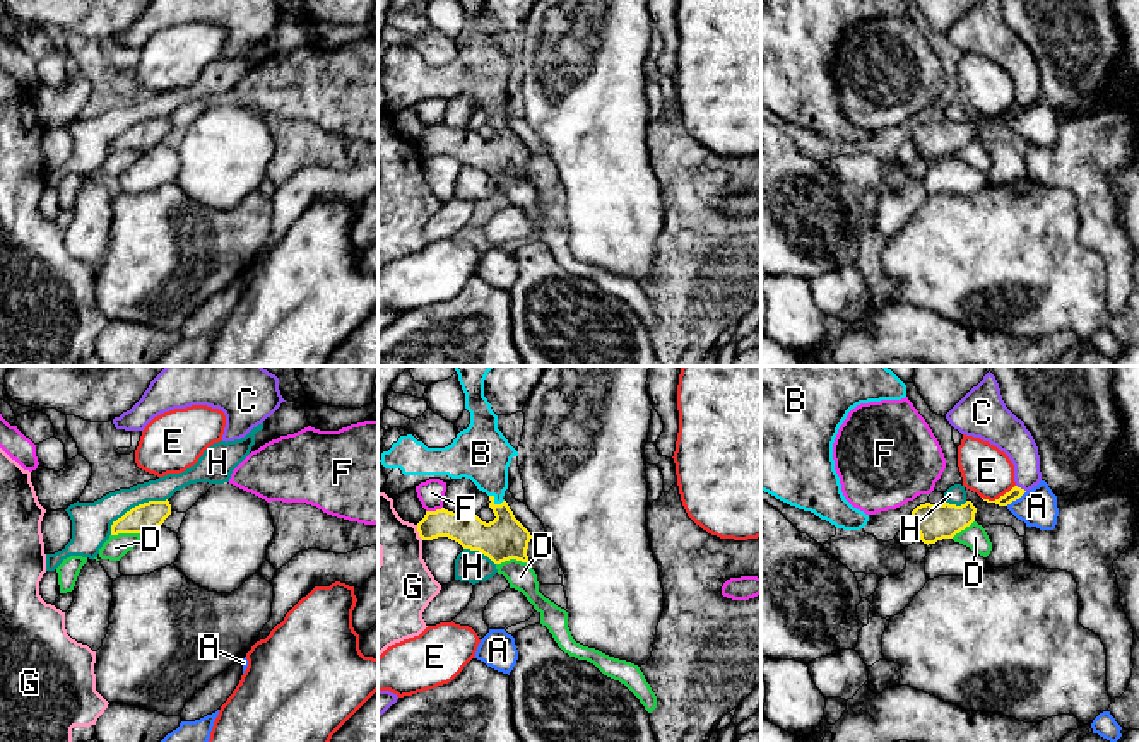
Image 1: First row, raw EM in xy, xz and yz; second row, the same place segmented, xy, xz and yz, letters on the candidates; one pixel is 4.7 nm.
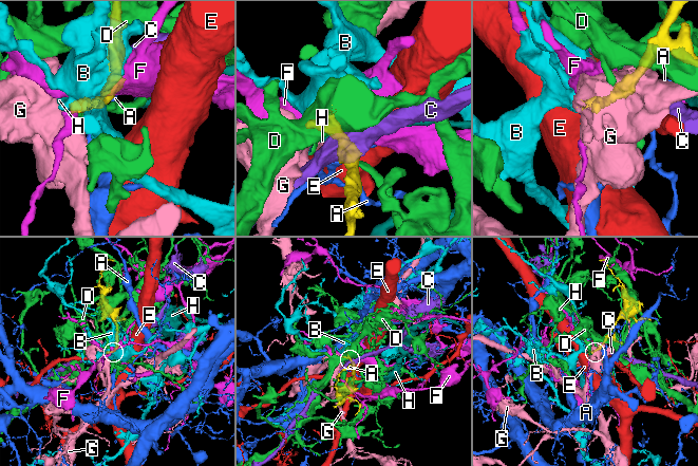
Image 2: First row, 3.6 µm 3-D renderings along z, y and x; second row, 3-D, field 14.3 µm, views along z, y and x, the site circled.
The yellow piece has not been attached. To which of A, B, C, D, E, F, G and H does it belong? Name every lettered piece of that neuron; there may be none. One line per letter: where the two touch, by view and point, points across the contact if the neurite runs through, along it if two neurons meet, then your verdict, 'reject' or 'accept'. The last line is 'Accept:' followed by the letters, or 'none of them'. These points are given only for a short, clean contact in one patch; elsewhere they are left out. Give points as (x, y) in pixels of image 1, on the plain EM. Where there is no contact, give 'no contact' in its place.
A: meets yellow in yz at (1016, 115); border along yz (1026, 108), (1006, 122); reject
B: meets yellow in xz at (496, 122); runs through xz (505, 154), (505, 134), (496, 122), (495, 100), (483, 70); accept
C: meets yellow in yz at (1020, 105); reject
D: meets yellow in xy at (127, 149); reject
E: meets yellow in yz at (999, 115); border along yz (1015, 101), (994, 117), (982, 115); reject
F: meets yellow in xz at (433, 129); reject
G: meets yellow in xz at (418, 147); border along xz (416, 142), (423, 156); reject
H: meets yellow in xy at (135, 123); reject
Accept: B

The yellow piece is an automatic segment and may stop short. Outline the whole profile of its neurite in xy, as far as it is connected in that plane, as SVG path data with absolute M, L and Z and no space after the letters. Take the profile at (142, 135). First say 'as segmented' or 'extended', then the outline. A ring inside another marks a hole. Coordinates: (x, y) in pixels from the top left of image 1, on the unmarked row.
as segmented; M149 118L127 128L121 135L113 138L111 152L118 150L149 150L161 144L171 132L169 118Z

